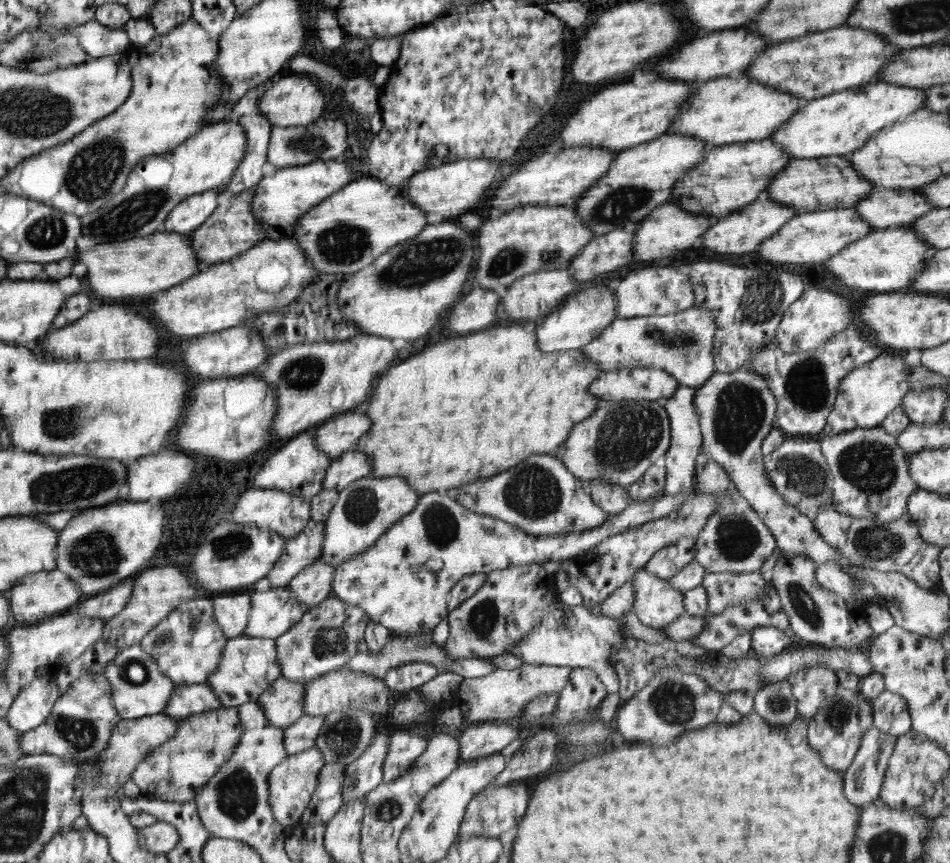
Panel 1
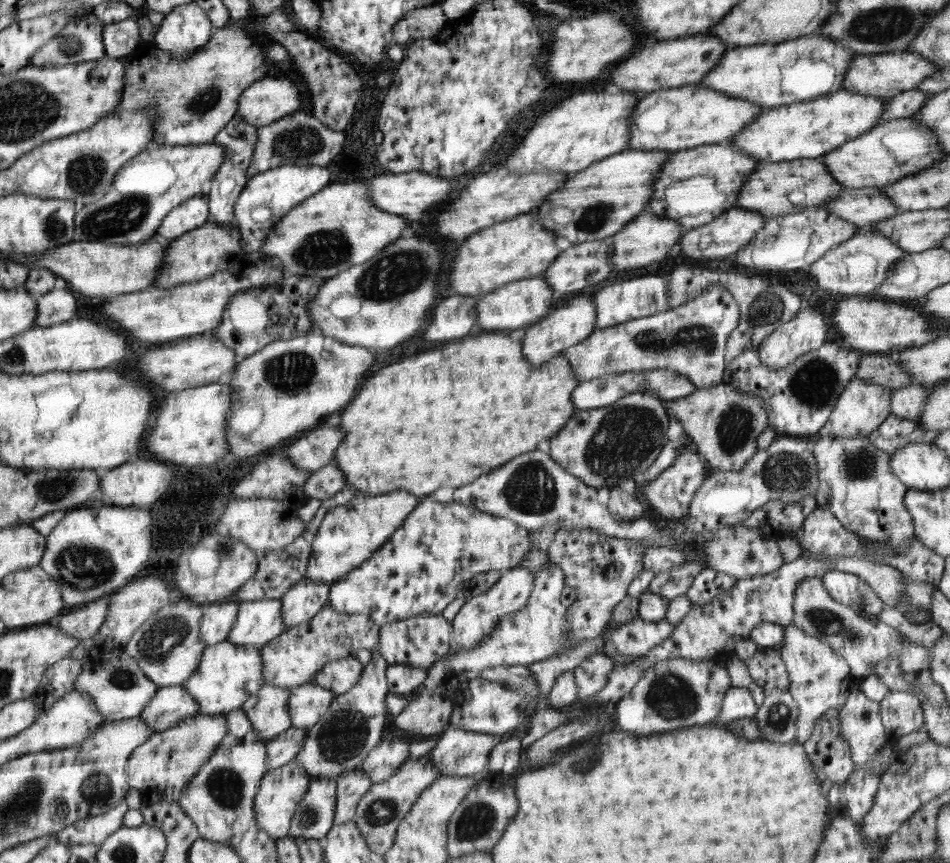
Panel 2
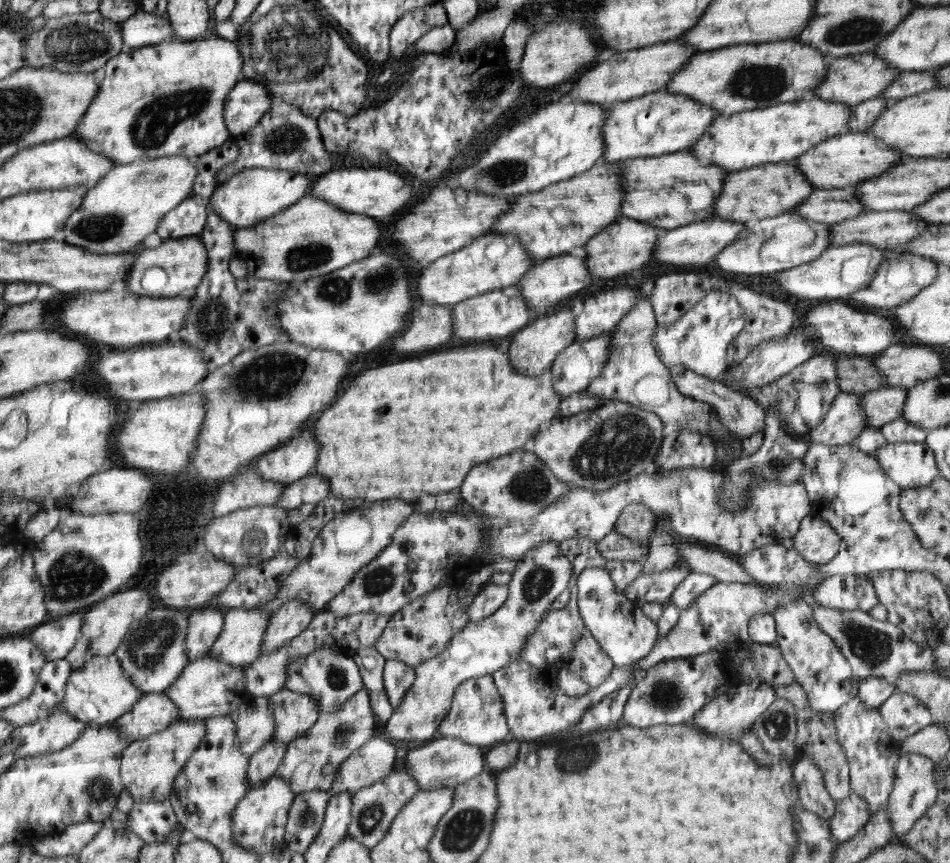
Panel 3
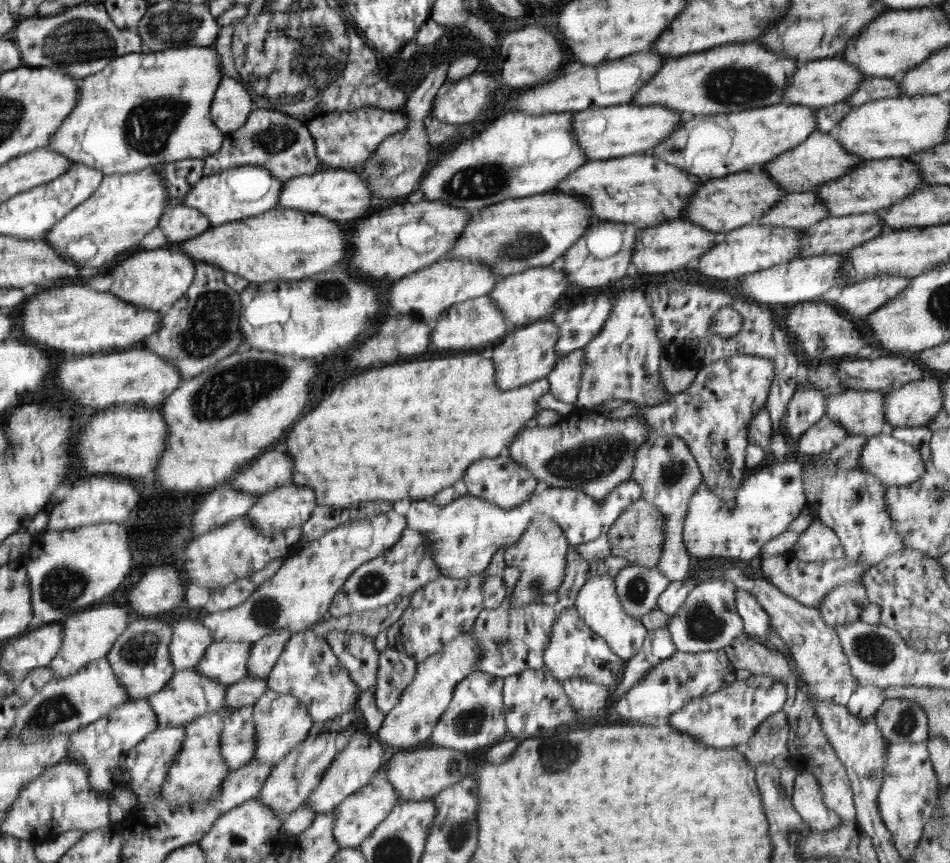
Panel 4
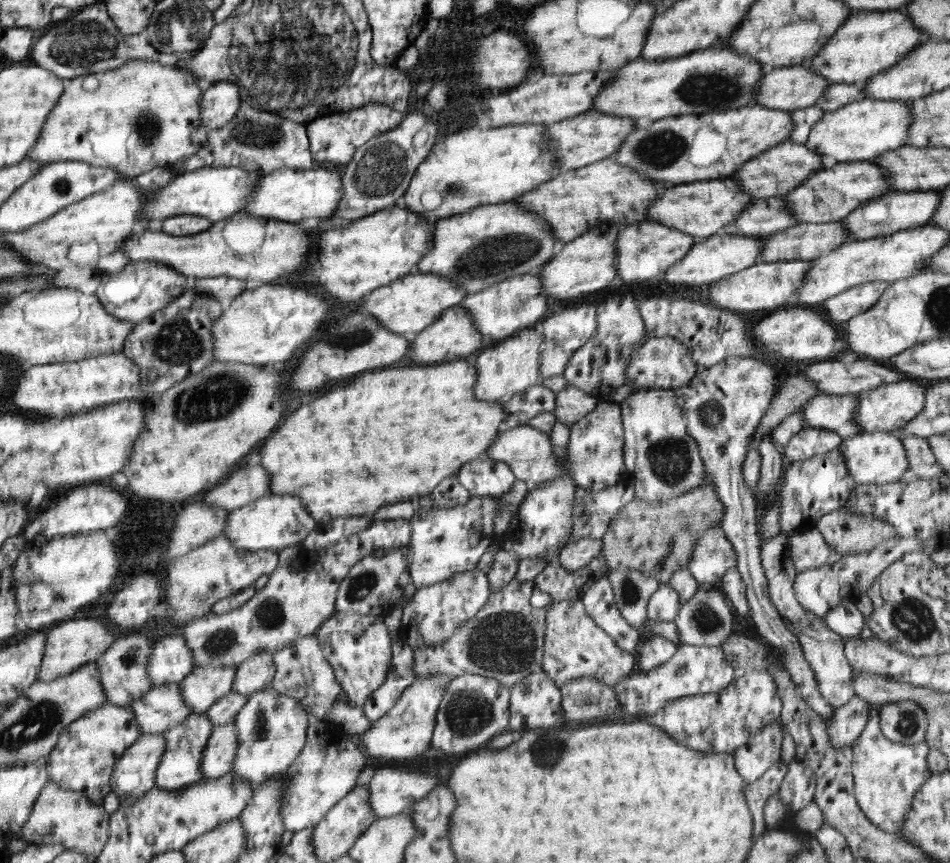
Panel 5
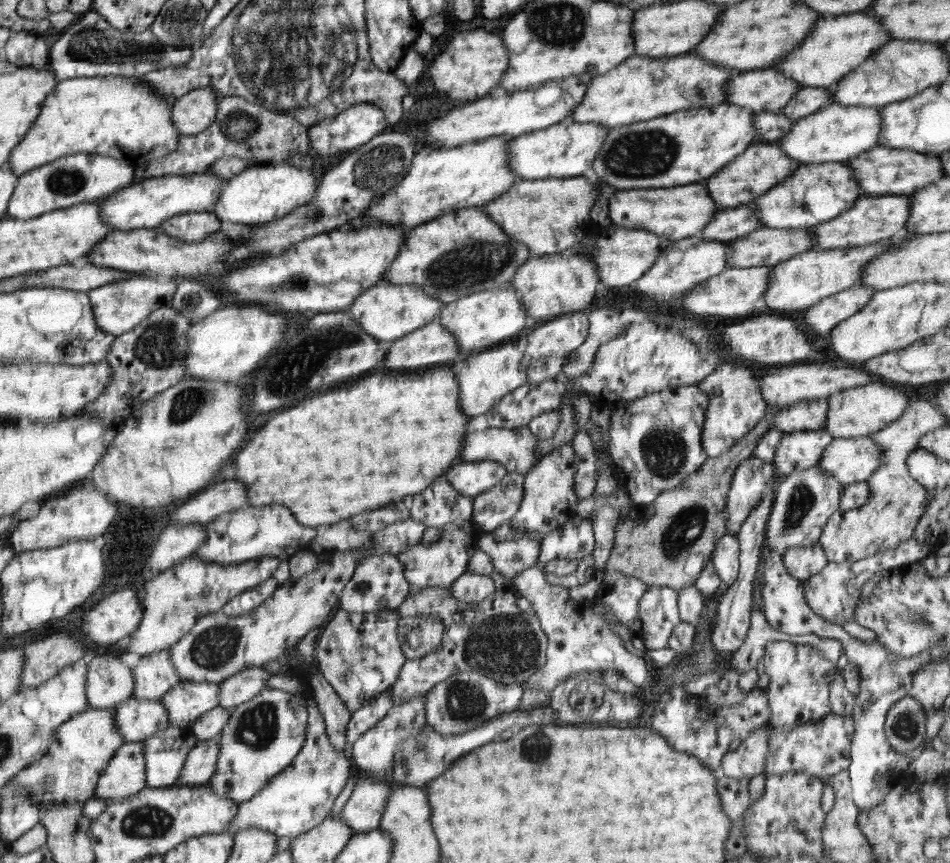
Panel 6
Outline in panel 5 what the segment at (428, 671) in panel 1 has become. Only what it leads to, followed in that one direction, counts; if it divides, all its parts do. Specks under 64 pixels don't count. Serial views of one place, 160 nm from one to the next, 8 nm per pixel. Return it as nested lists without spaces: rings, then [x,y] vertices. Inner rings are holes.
[[[400,636],[391,642],[391,670],[385,681],[369,696],[362,706],[365,715],[373,723],[382,718],[395,704],[398,697],[418,676],[414,670],[414,650]]]

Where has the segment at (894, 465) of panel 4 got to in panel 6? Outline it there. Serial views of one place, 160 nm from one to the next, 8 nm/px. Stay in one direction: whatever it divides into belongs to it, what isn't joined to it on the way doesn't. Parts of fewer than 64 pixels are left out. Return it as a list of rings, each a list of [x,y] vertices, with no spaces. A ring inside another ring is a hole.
[[[872,435],[837,438],[824,449],[818,466],[842,486],[865,482],[880,469],[883,450]]]

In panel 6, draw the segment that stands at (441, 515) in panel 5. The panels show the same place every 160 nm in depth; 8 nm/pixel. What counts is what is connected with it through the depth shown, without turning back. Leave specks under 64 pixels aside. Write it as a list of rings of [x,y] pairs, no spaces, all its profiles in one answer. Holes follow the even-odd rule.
[[[460,520],[445,524],[440,537],[427,547],[422,544],[414,545],[402,553],[396,554],[403,564],[406,580],[415,588],[428,586],[450,586],[464,571],[468,570],[470,559],[478,548],[480,534],[473,530],[464,531],[460,527]]]

